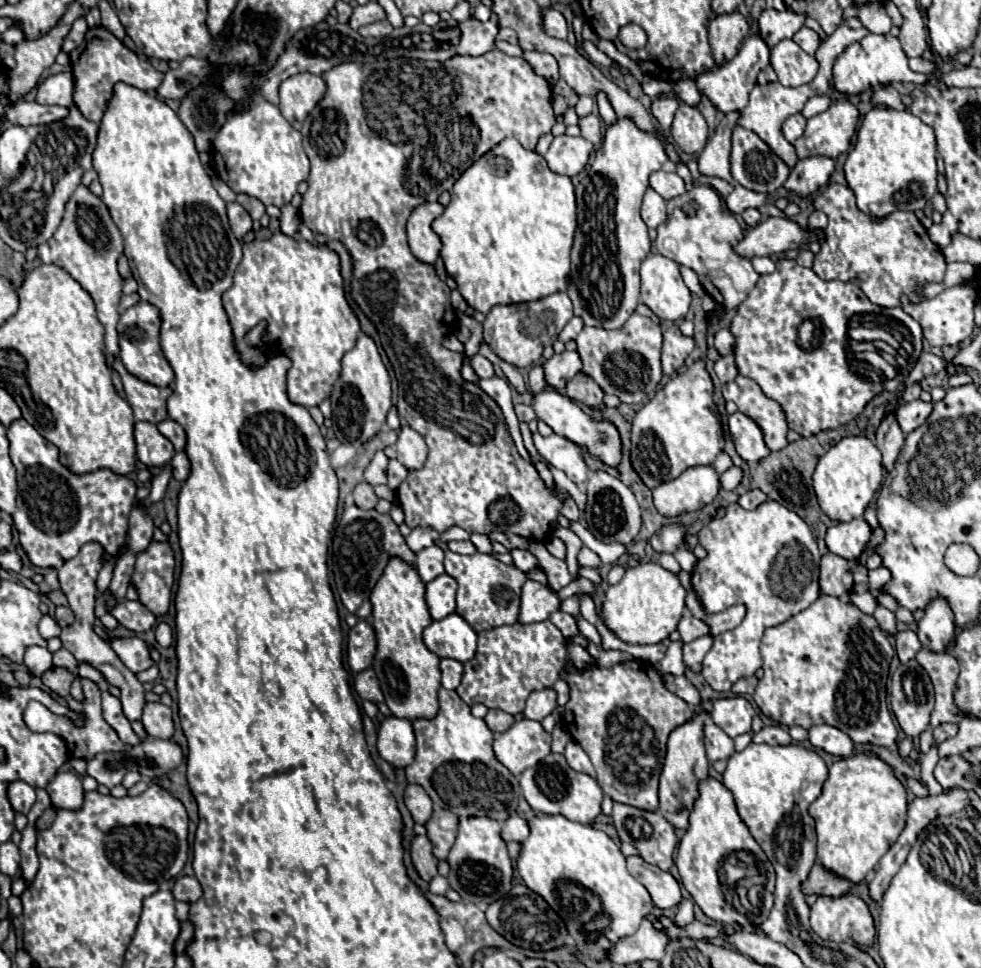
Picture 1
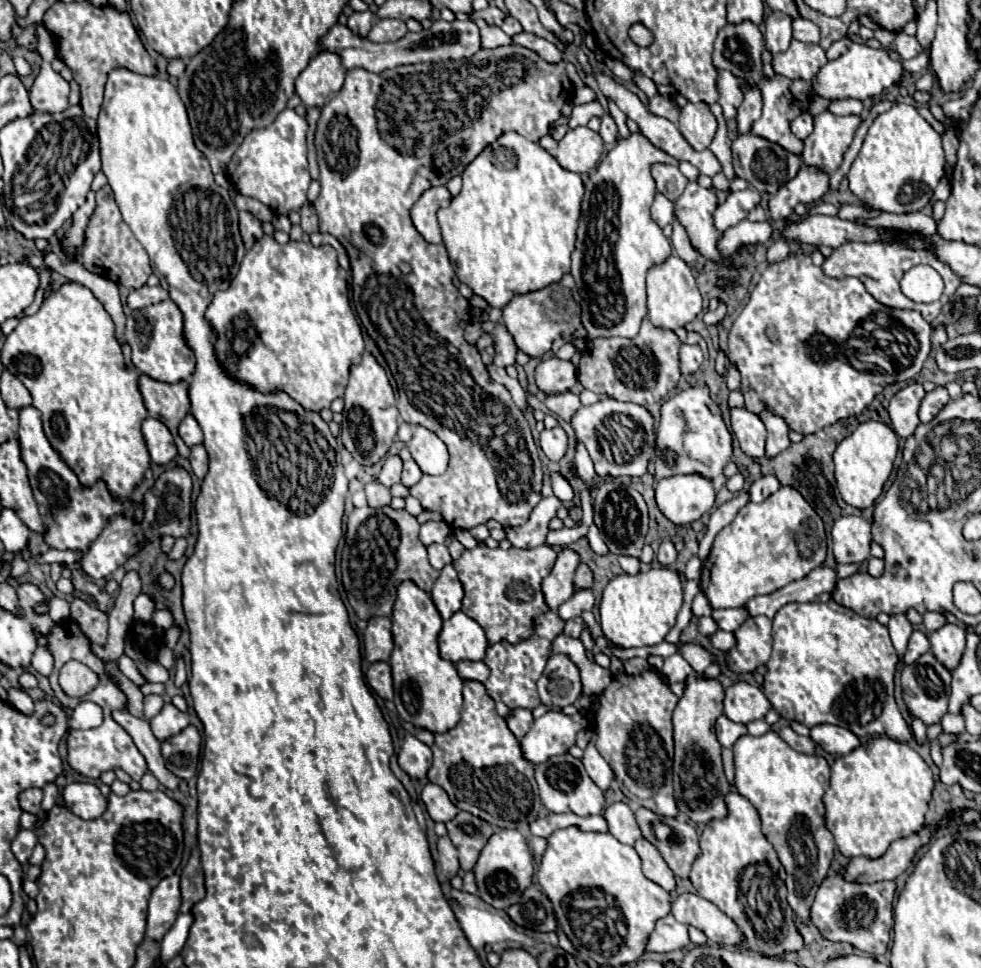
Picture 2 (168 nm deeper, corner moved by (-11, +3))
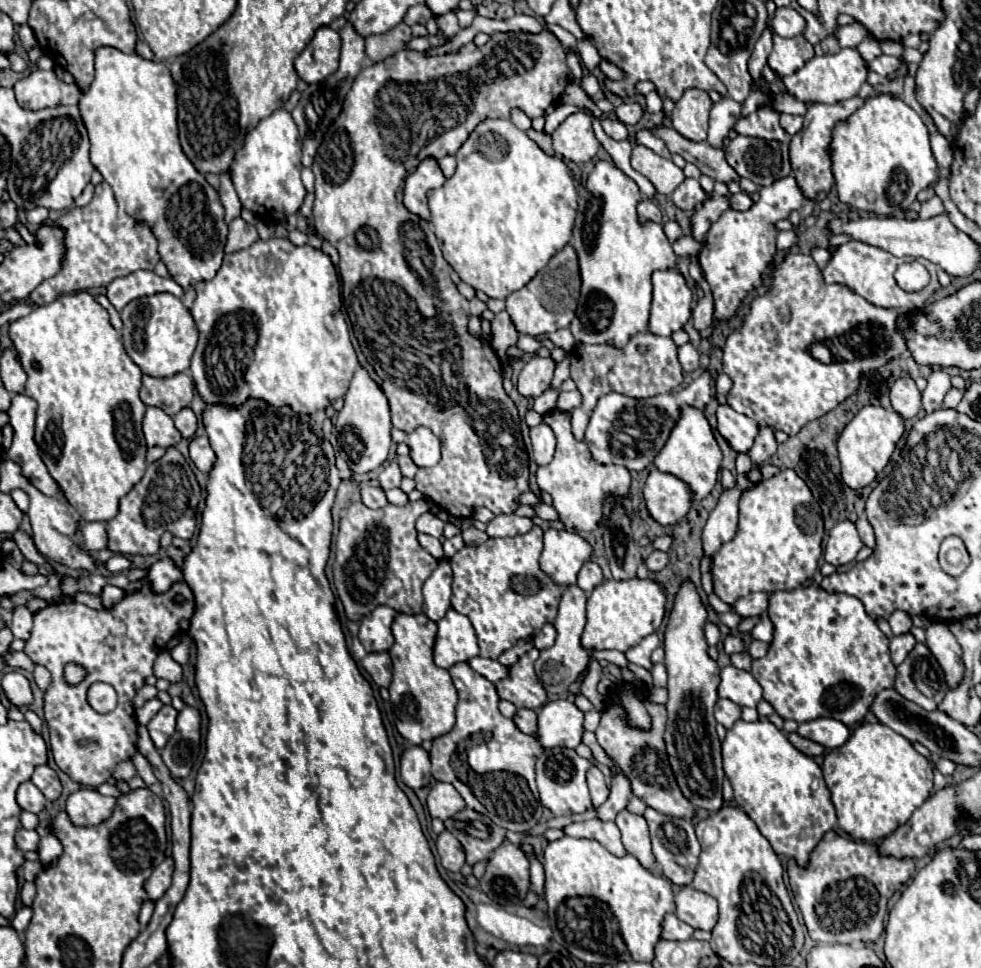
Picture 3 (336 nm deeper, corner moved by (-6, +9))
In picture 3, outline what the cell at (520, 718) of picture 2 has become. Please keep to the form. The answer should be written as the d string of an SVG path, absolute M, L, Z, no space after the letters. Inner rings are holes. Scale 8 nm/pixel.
M518 709L512 719L514 719L516 727L522 733L534 735L534 731L536 731L536 711L532 711L532 709Z

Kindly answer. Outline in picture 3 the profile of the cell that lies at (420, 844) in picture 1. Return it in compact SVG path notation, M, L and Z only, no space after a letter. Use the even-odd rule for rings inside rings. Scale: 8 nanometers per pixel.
M442 831L436 839L436 849L442 861L442 867L446 871L460 871L460 867L464 865L464 849L458 843L458 839L450 833L450 831Z

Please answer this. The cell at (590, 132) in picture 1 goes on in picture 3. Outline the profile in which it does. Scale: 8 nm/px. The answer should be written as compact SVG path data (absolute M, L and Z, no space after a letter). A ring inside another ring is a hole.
M606 117L606 119L602 119L600 123L602 123L602 127L604 127L604 131L606 131L606 135L608 135L608 137L612 137L612 139L618 139L618 141L620 141L620 139L626 139L626 137L628 137L626 125L624 125L622 121Z

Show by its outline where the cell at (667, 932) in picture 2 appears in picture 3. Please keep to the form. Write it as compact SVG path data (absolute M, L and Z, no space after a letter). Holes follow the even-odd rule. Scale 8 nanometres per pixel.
M668 913L664 917L664 923L662 923L662 939L668 939L668 941L682 941L682 939L690 939L694 933L694 929L680 921L674 913Z

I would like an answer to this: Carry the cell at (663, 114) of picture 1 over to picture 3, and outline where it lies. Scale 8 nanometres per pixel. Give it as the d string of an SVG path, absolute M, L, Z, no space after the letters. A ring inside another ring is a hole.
M622 103L618 109L616 109L616 115L622 123L630 123L630 125L636 125L642 115L644 115L644 107L640 103Z

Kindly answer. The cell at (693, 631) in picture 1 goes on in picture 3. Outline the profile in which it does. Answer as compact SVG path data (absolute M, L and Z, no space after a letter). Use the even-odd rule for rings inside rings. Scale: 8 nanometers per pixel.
M750 593L746 597L740 597L732 605L732 611L738 613L740 617L758 617L760 613L766 613L766 605L768 605L768 593Z

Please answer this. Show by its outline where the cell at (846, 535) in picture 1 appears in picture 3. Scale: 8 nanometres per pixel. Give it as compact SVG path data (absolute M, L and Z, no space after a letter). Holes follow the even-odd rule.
M844 519L836 523L828 533L828 543L824 549L824 559L832 565L846 565L856 559L858 551L864 547L858 529L852 521Z

